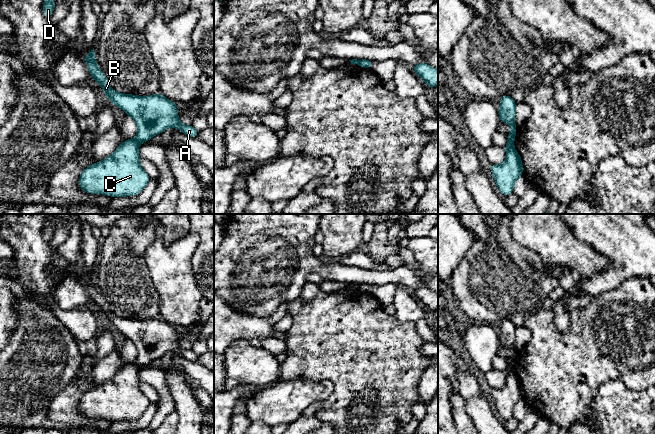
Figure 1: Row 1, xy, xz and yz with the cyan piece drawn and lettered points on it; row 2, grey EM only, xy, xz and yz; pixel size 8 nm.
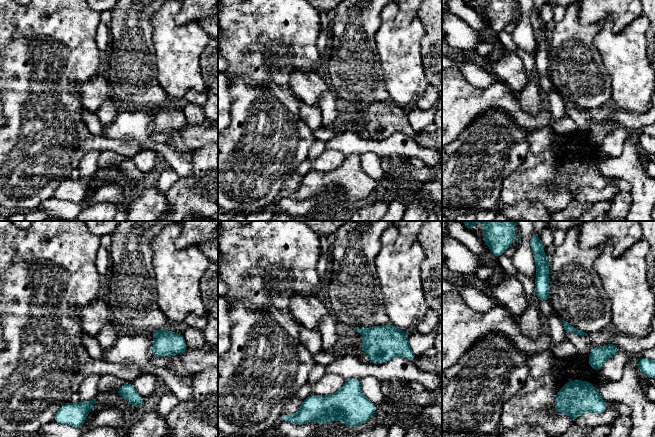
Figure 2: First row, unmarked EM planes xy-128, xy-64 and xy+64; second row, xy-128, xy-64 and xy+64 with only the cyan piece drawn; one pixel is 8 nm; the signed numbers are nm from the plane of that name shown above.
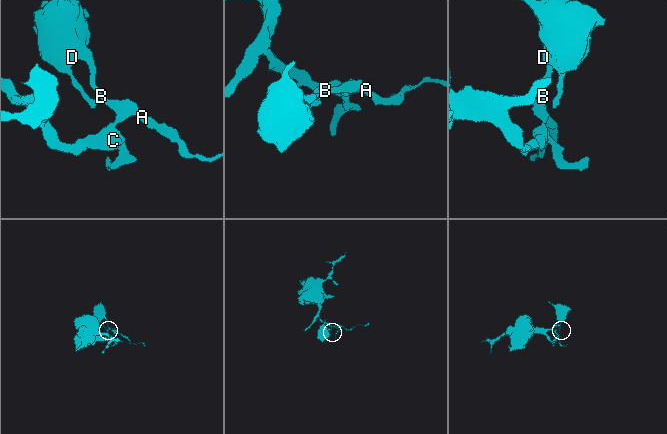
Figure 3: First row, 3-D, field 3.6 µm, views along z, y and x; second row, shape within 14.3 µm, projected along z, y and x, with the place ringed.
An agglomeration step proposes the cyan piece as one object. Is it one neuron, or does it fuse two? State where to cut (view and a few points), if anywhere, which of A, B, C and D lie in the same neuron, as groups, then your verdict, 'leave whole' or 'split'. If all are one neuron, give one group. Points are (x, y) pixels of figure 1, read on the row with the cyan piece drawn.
cut xy (134, 139), (139, 143); groups A B D / C; split

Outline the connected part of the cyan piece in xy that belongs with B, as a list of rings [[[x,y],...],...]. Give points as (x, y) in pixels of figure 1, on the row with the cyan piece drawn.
[[[94,48],[84,56],[84,59],[90,75],[102,87],[110,102],[122,109],[136,122],[135,140],[139,144],[161,134],[170,127],[178,128],[191,138],[198,137],[198,130],[192,125],[183,125],[180,122],[175,102],[168,100],[160,93],[151,96],[137,96],[116,92],[111,88],[108,78],[99,69],[95,60]]]

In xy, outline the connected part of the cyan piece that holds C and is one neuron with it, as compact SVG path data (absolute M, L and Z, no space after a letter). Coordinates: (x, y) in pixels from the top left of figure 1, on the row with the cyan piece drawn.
M135 139L123 141L108 158L82 171L79 187L87 193L112 198L140 194L150 177L140 165L138 147Z

